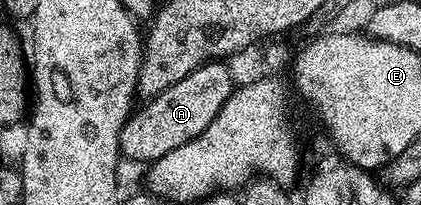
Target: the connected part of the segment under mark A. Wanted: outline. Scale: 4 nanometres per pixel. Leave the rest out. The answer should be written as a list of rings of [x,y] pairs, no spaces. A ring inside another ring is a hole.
[[[222,60],[205,62],[200,68],[188,72],[184,80],[176,80],[172,88],[149,99],[143,110],[135,109],[126,119],[118,137],[121,157],[149,164],[160,156],[168,156],[172,148],[180,148],[180,144],[196,140],[196,136],[200,136],[200,132],[204,132],[204,128],[216,120],[230,94],[236,89],[236,81],[226,65]]]

